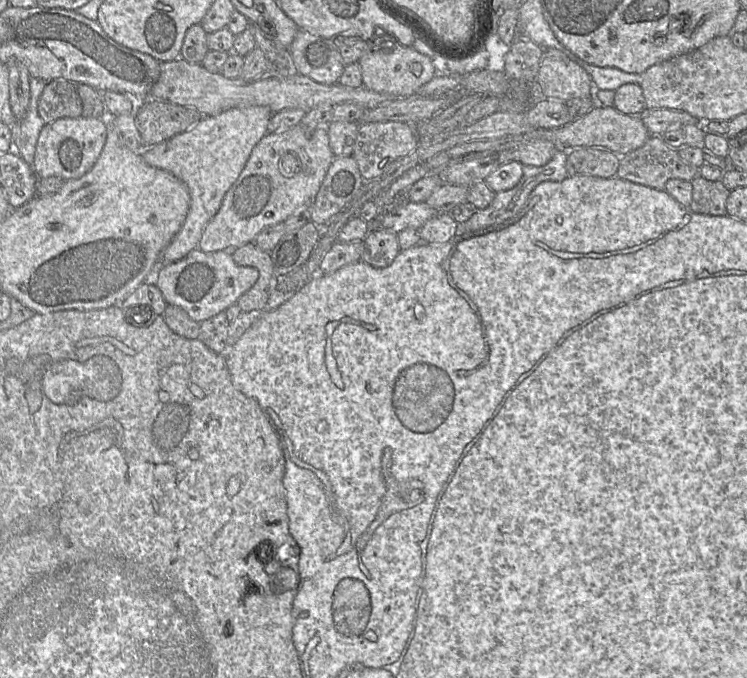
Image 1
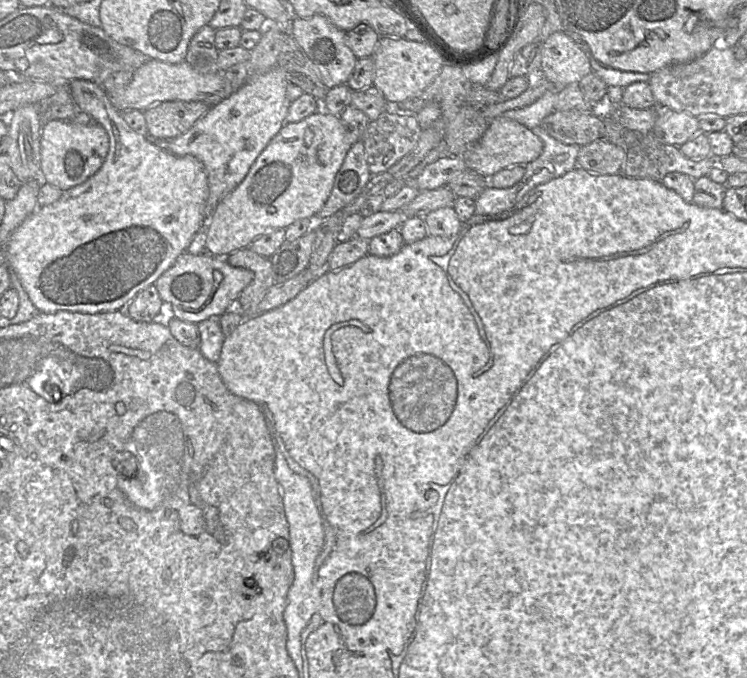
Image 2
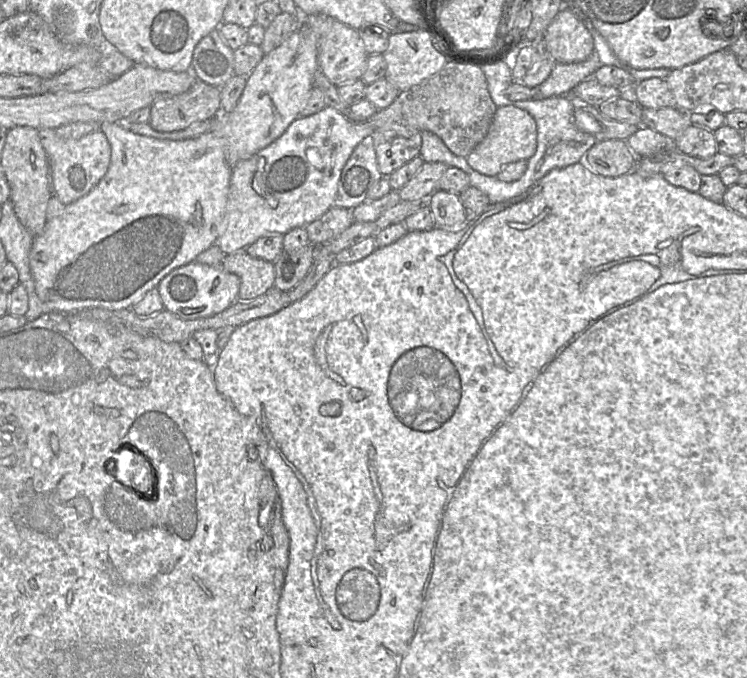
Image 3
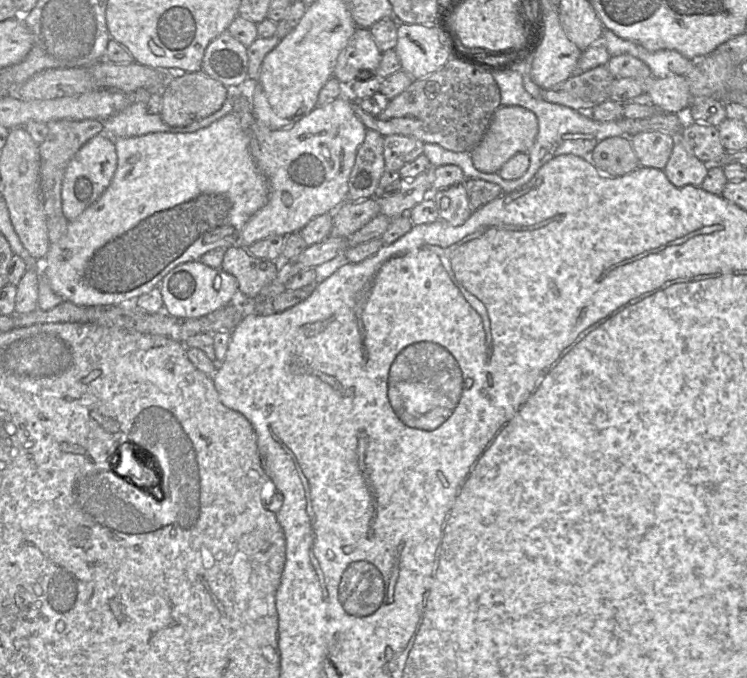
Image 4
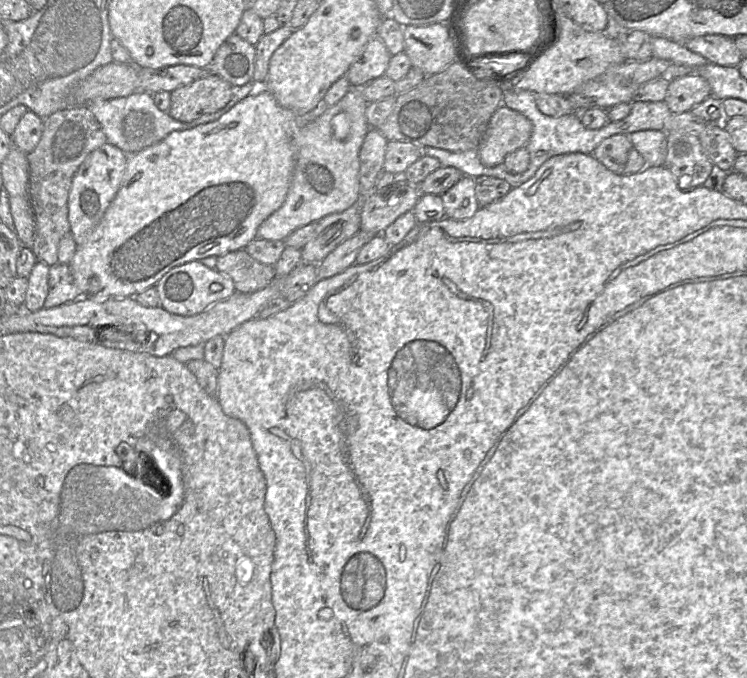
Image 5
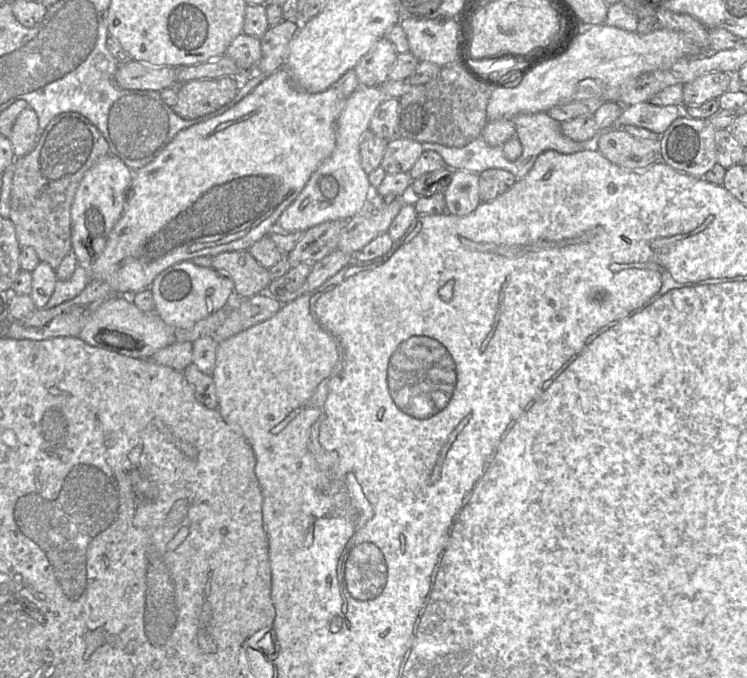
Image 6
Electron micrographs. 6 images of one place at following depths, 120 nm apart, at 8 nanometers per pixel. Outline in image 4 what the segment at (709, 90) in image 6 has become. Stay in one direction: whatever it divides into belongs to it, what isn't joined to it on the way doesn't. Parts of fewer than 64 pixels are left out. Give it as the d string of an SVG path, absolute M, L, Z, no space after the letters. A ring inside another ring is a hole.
M673 75L664 78L646 80L646 93L652 104L660 111L678 113L690 106L693 97L685 75Z

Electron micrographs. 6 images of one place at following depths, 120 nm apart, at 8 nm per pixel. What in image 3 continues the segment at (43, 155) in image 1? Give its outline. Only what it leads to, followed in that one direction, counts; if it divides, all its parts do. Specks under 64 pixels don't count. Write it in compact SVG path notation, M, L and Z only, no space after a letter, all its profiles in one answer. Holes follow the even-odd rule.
M42 128L39 138L46 151L53 194L68 205L88 194L106 174L111 161L111 146L106 135L101 131L94 131L80 139L60 138L55 129Z

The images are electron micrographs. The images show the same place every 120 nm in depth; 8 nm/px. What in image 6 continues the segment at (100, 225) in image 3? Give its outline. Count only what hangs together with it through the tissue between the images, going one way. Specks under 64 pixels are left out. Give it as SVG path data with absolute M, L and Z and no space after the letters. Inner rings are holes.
M282 67L273 74L263 77L258 86L223 114L180 131L153 161L139 170L133 171L133 178L126 193L123 213L110 231L102 253L88 269L90 279L104 280L114 295L131 296L142 289L150 288L158 274L176 263L190 261L200 256L214 257L223 252L248 250L254 243L264 236L268 236L274 230L280 215L298 197L312 173L334 151L337 122L345 107L346 100L347 98L335 87L330 87L326 91L316 94L296 88L287 69Z

